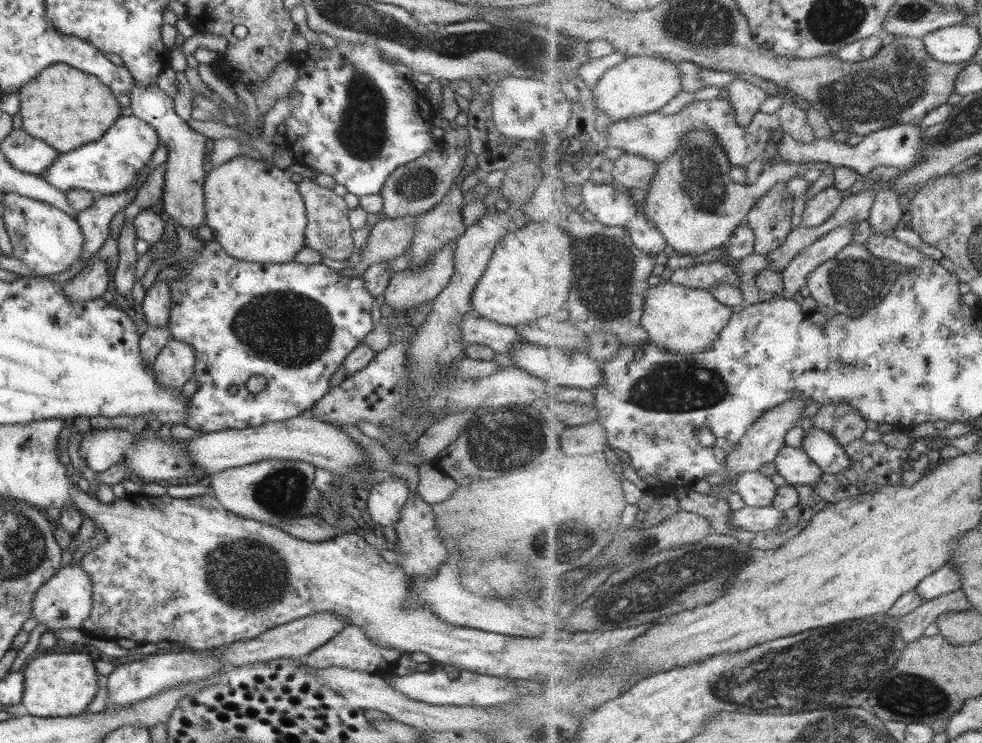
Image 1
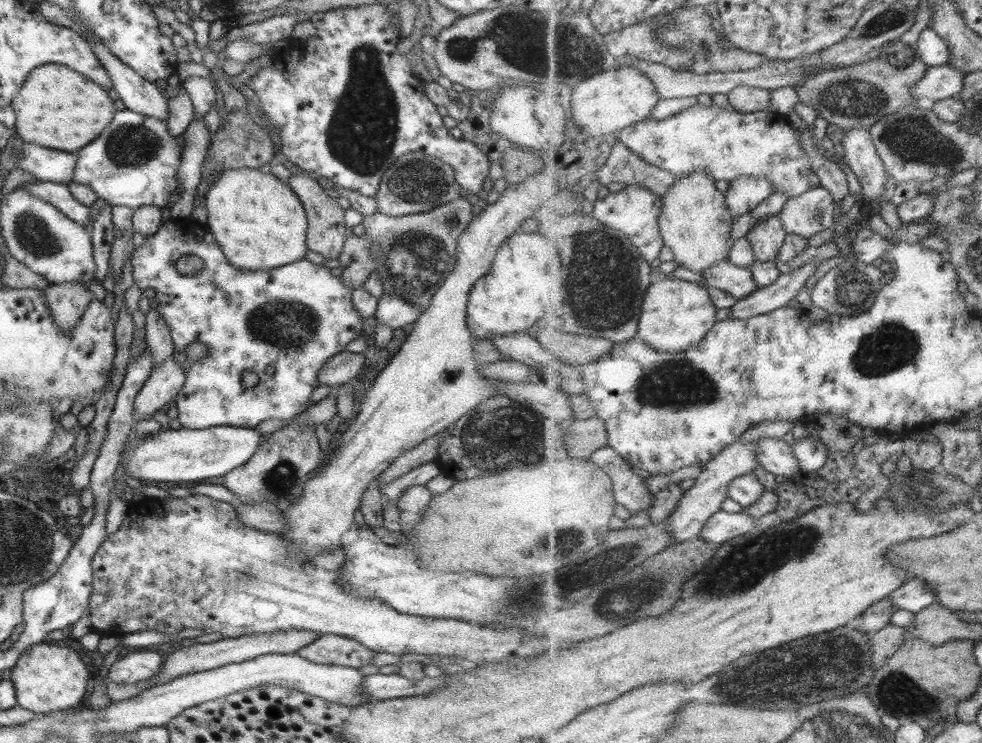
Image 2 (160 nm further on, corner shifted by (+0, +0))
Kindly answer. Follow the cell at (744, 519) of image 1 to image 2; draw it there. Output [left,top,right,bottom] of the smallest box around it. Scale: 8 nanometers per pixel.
[700,511,757,544]

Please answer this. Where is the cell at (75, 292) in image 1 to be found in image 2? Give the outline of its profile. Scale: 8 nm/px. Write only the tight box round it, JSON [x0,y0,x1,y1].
[42,282,95,330]

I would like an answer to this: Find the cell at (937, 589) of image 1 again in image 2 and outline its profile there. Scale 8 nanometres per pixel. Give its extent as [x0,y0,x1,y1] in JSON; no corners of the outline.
[888,577,937,614]

